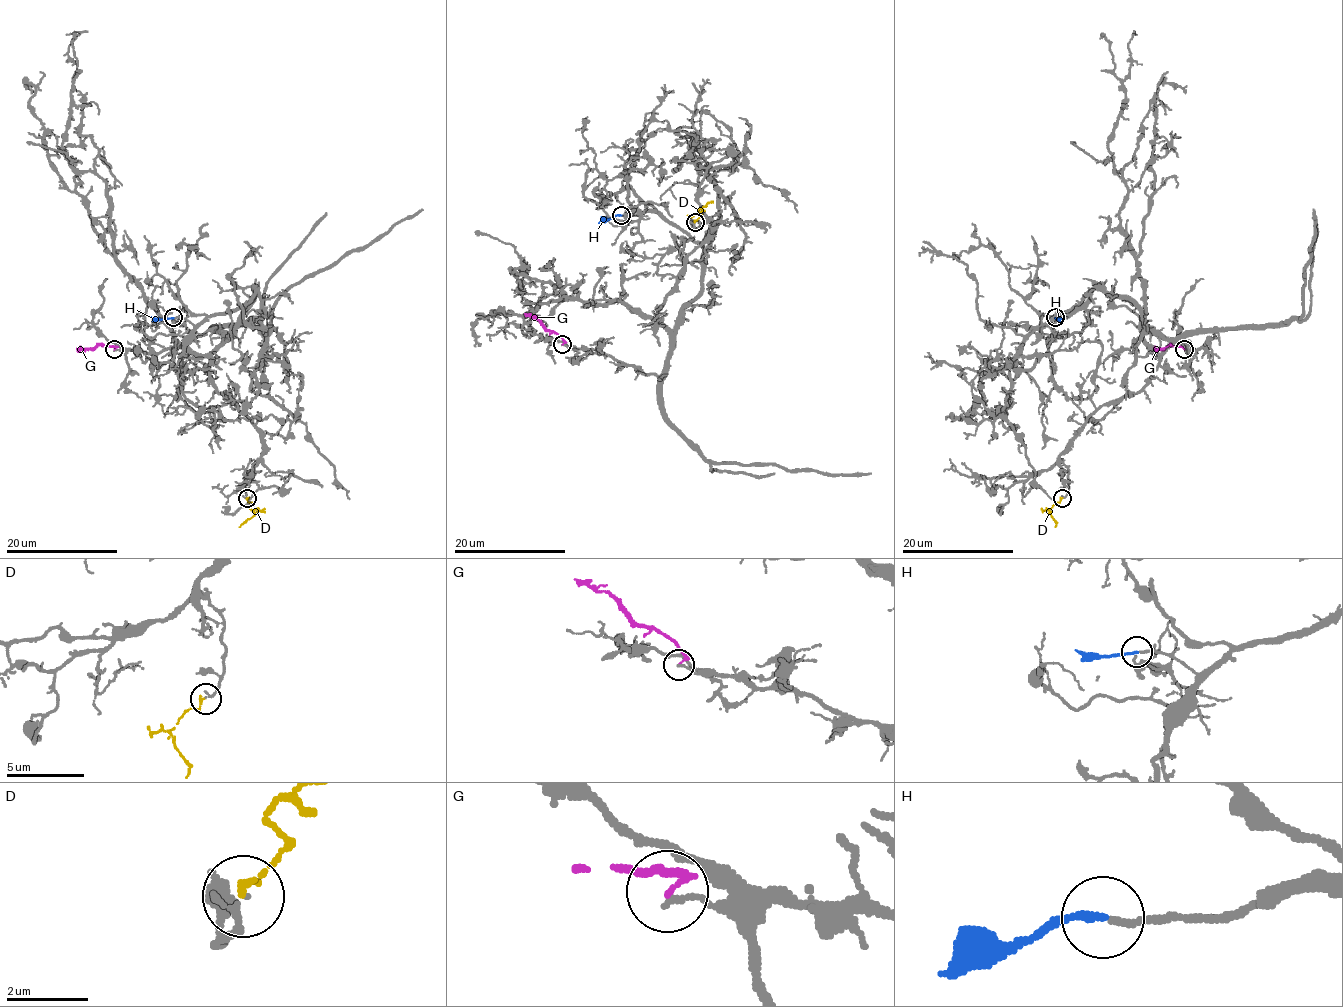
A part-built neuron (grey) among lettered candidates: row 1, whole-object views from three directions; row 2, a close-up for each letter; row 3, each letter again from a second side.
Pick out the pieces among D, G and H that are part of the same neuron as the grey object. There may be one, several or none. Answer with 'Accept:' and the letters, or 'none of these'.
Accept: D, H

